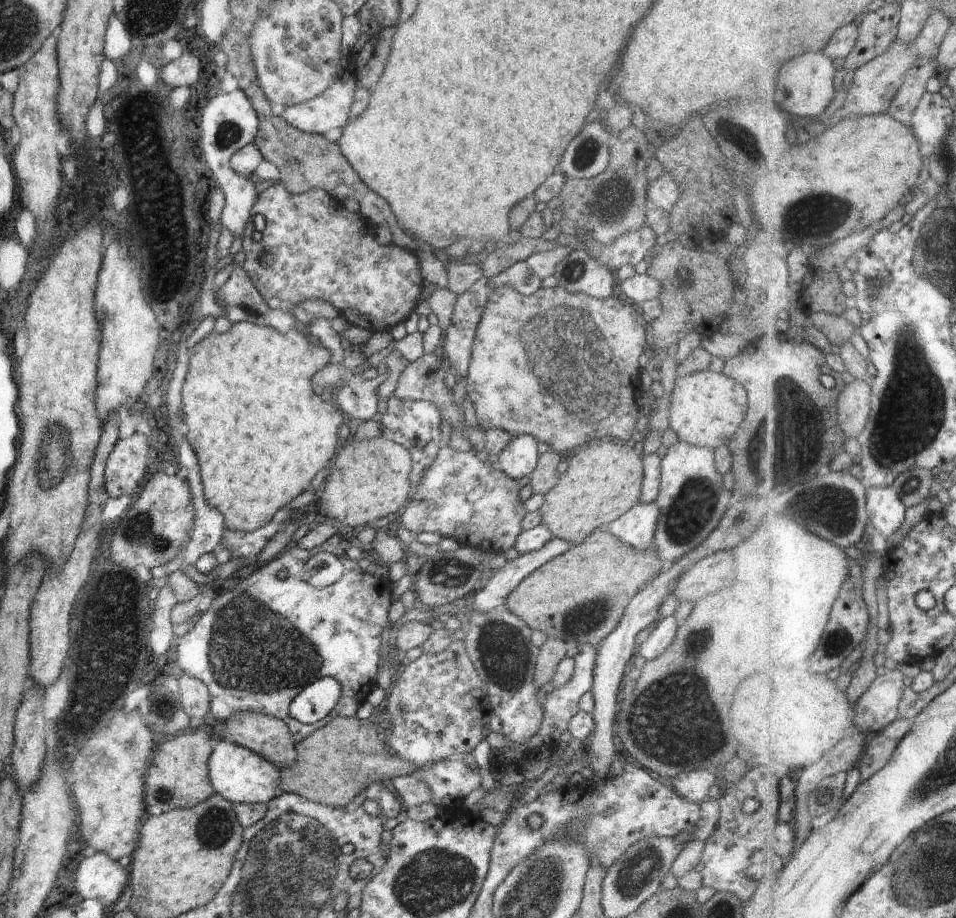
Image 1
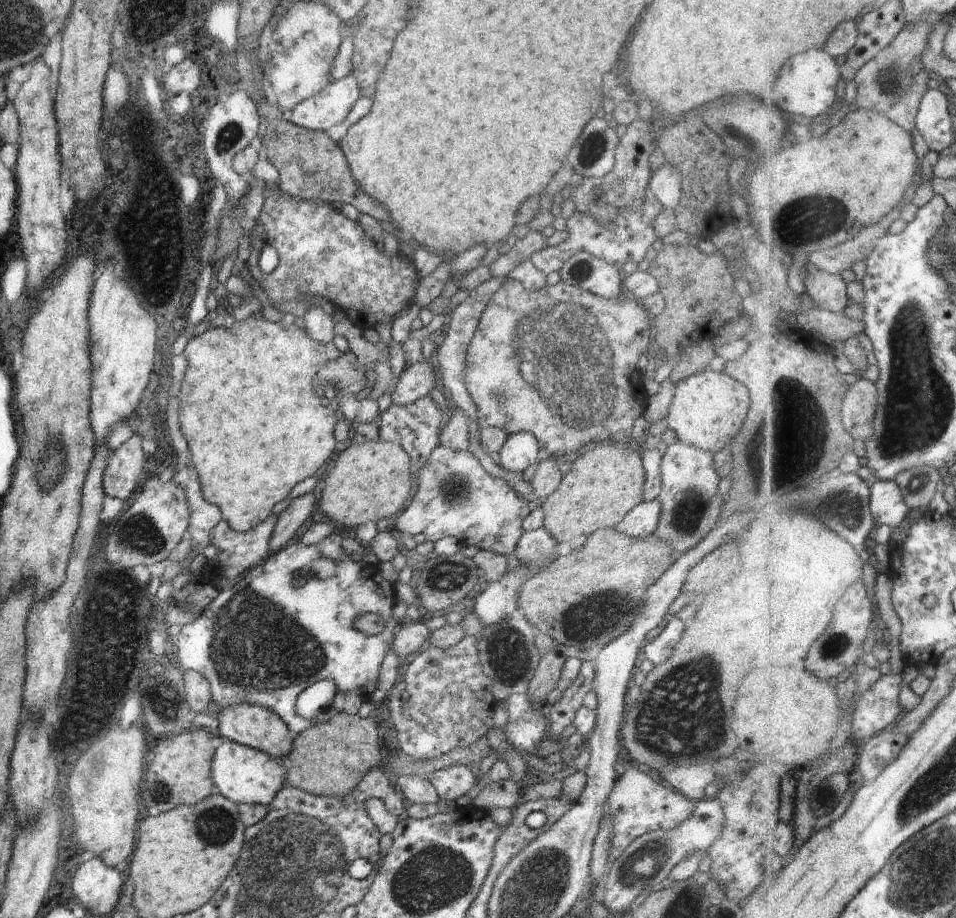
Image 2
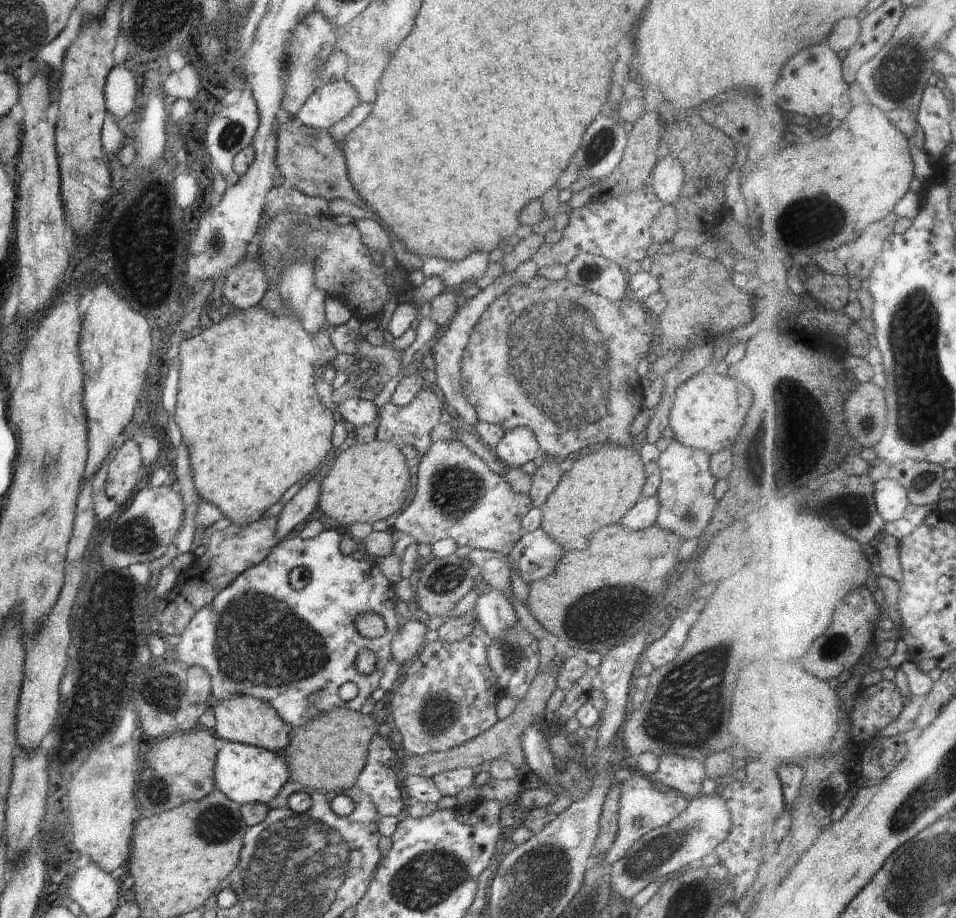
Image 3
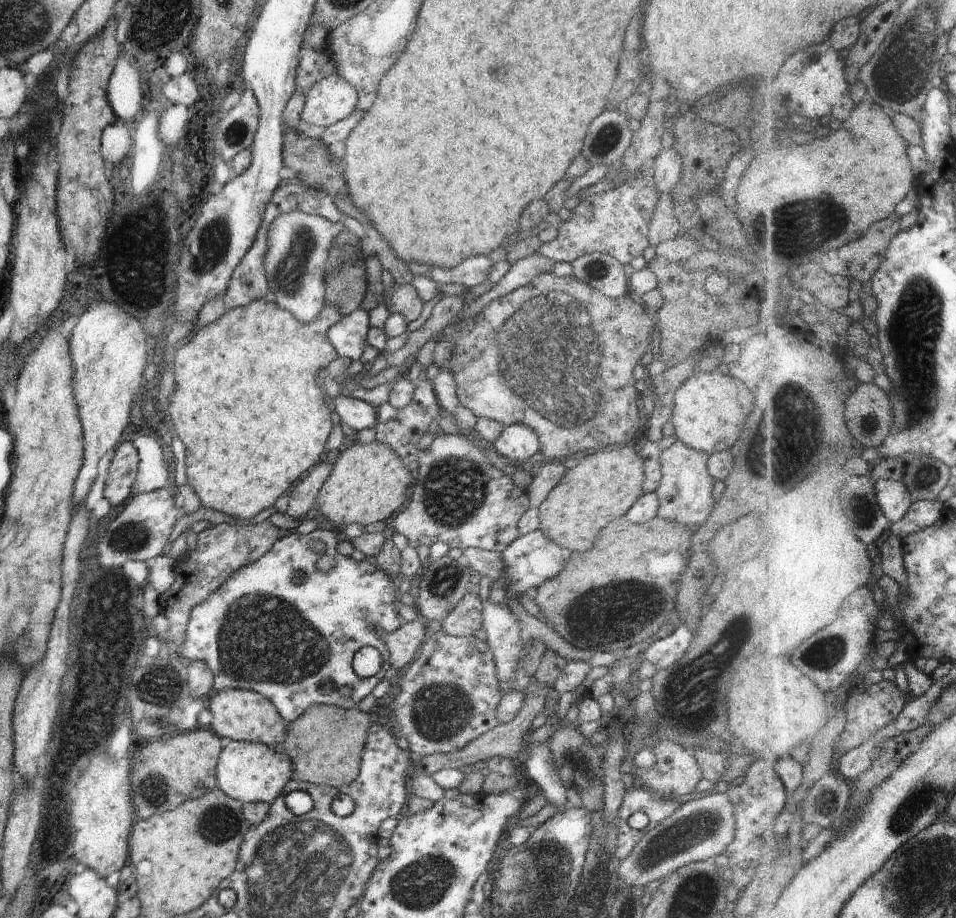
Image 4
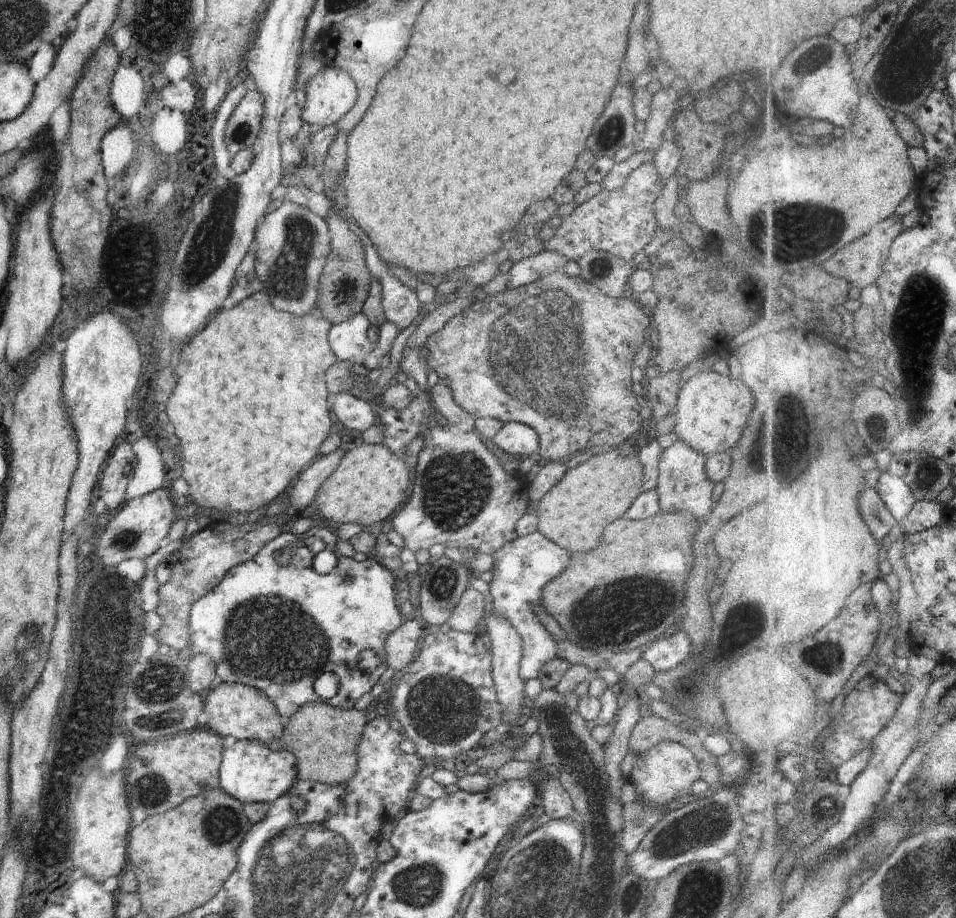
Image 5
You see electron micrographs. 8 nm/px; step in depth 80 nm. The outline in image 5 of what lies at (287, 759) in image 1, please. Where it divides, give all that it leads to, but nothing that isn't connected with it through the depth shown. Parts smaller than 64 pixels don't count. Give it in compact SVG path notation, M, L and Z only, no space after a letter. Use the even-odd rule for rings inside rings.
M216 683L202 696L203 710L210 716L208 728L222 738L233 736L240 741L259 741L268 744L284 736L285 719L278 713L274 704L256 688L244 684Z

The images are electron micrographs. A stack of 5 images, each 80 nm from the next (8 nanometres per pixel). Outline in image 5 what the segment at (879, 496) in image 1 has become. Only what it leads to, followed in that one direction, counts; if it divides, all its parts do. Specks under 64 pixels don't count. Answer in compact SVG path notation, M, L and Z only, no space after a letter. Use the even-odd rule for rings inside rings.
M884 472L876 488L882 500L886 502L886 506L890 508L890 512L894 514L894 518L898 522L905 522L916 504L916 492L910 488L910 484L900 476L892 476L890 472Z

